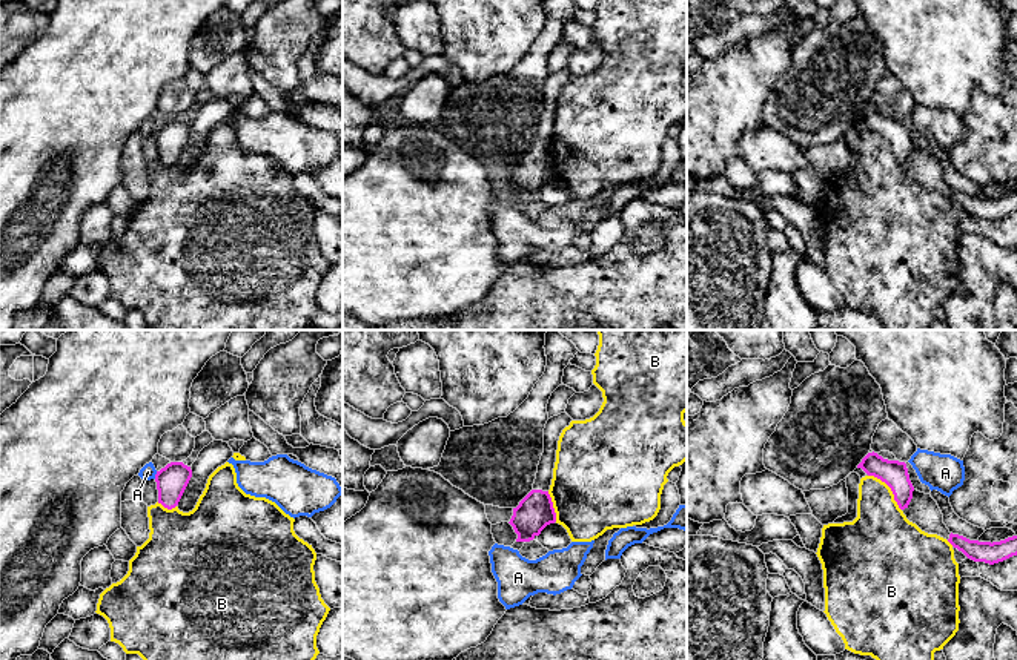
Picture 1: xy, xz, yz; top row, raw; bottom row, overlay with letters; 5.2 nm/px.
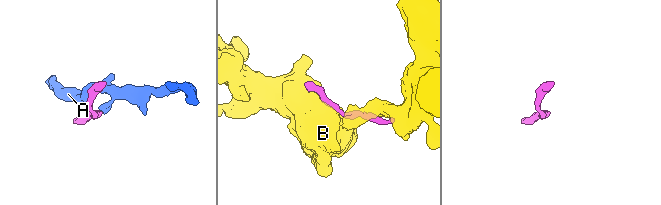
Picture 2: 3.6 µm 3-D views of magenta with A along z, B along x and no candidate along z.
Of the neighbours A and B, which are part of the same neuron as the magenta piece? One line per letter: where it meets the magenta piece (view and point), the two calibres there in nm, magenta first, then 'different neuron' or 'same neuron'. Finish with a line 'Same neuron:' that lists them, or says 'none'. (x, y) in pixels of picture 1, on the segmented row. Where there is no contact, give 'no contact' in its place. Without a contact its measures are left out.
A: xy (155, 475) | 160/80 nm | different neuron
B: yz (890, 487) | 140/320 nm | different neuron
Same neuron: none

